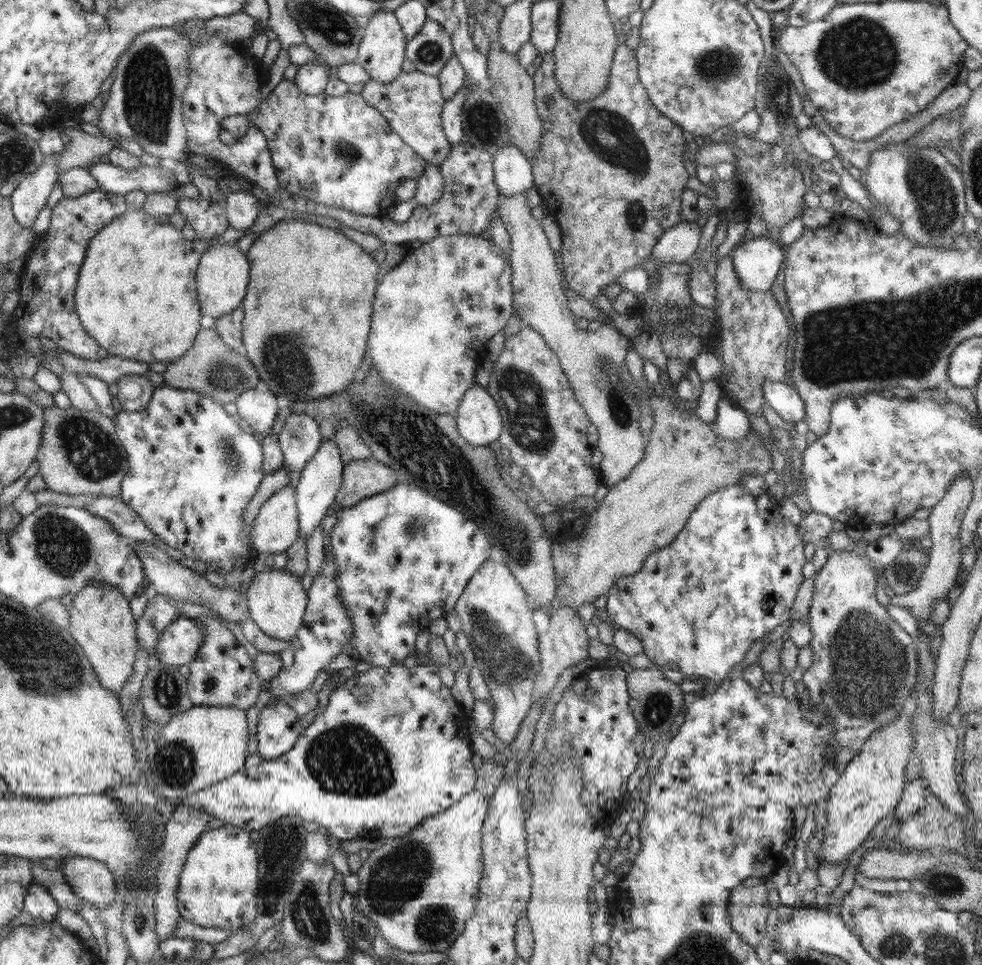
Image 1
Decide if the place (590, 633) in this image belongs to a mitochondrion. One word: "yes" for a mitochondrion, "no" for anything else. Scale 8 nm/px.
no

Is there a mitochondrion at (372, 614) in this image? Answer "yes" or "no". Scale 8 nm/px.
no

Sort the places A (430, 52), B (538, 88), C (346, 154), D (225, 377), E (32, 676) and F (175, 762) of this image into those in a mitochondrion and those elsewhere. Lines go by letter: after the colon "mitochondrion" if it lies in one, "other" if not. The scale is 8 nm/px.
A: mitochondrion
B: other
C: mitochondrion
D: mitochondrion
E: mitochondrion
F: mitochondrion

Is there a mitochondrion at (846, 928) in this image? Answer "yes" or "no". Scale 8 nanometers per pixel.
no

